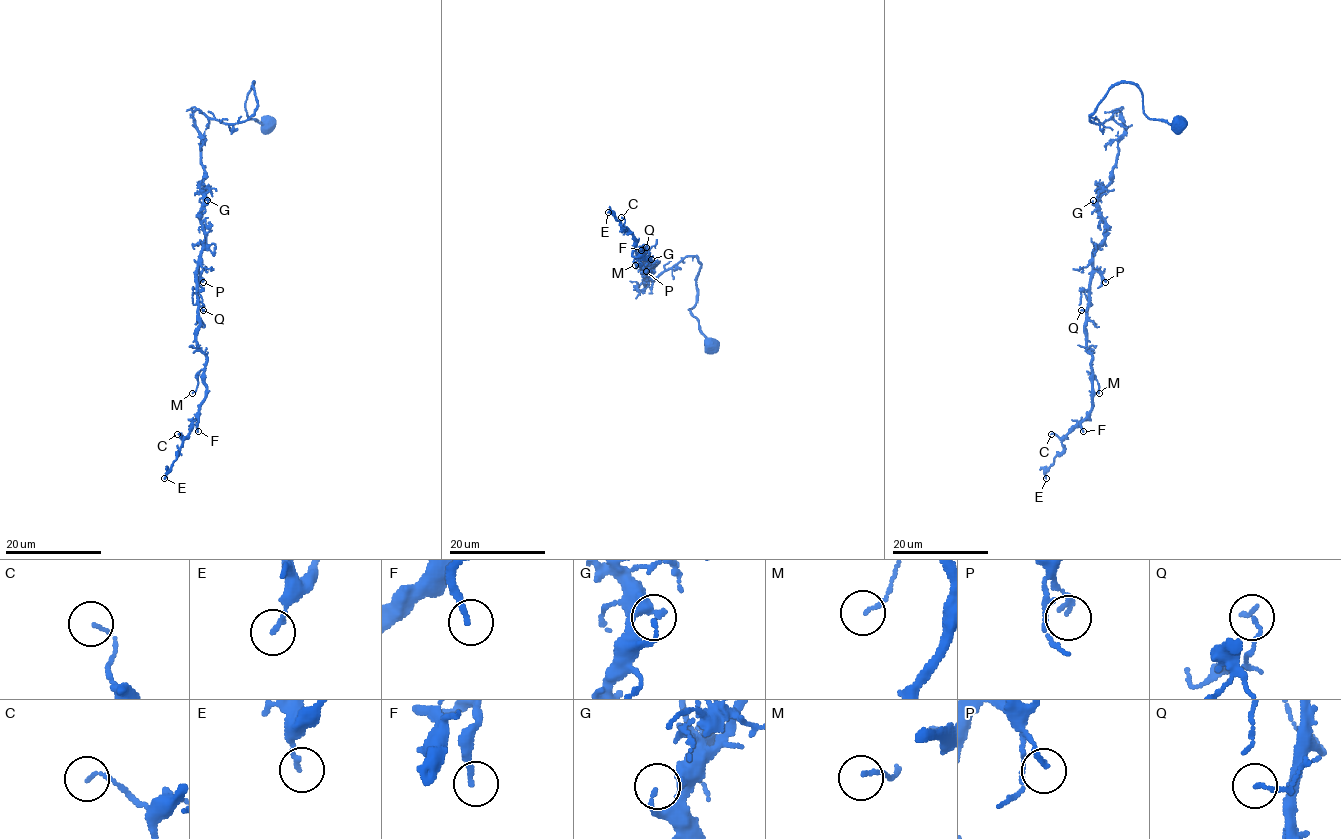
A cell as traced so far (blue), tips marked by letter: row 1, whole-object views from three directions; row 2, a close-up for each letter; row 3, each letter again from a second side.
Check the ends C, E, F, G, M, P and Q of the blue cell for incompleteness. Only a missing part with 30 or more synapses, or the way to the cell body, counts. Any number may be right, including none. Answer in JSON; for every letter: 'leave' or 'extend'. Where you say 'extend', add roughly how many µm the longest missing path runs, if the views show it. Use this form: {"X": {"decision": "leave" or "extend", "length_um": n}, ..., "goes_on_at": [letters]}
{"C": {"decision": "leave"}, "E": {"decision": "leave"}, "F": {"decision": "leave"}, "G": {"decision": "leave"}, "M": {"decision": "leave"}, "P": {"decision": "leave"}, "Q": {"decision": "leave"}, "goes_on_at": []}

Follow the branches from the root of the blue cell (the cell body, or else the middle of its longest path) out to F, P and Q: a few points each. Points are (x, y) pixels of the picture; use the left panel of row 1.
F: (266, 124), (246, 112), (253, 82), (247, 119), (193, 113), (205, 239), (198, 431)
P: (266, 124), (246, 112), (253, 82), (257, 109), (247, 119), (223, 123), (193, 113), (204, 170), (203, 282)
Q: (266, 124), (246, 112), (253, 82), (257, 109), (247, 119), (193, 113), (204, 170), (203, 310)

